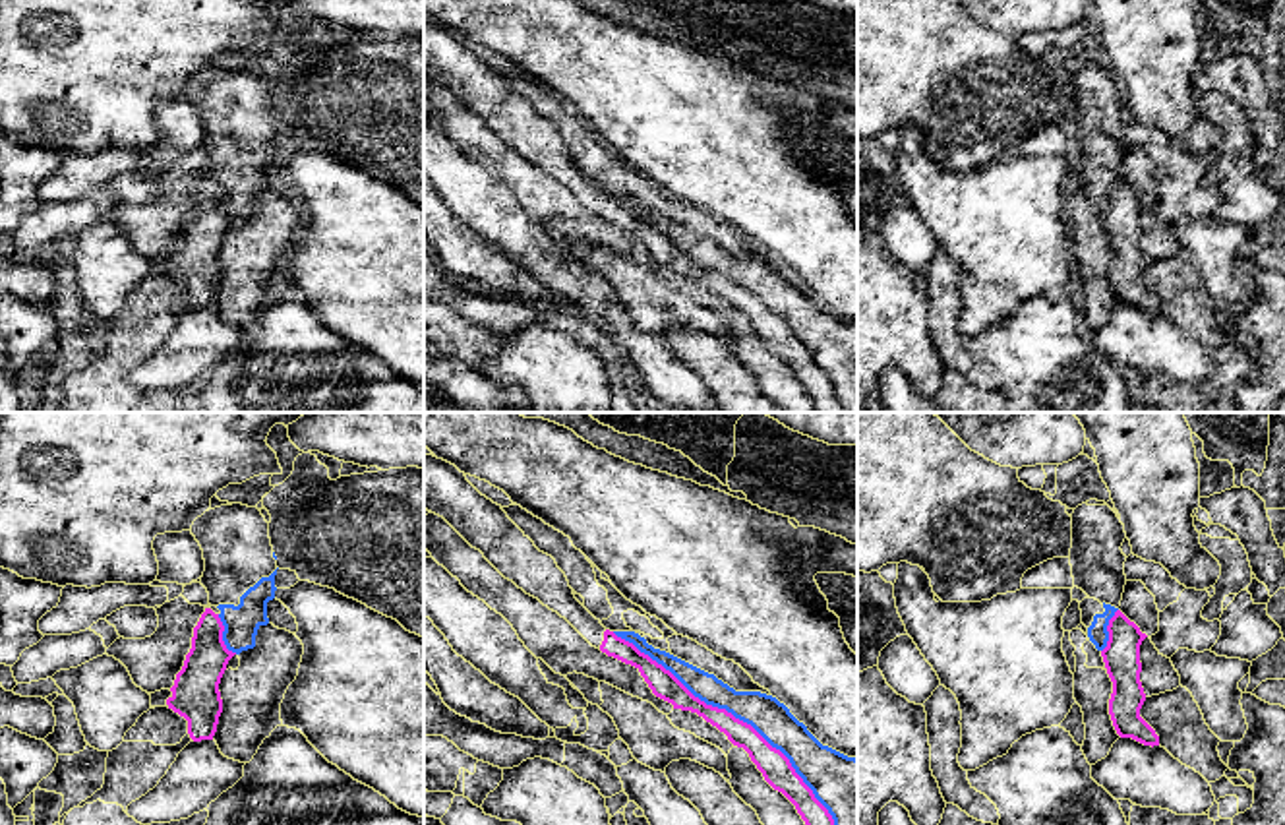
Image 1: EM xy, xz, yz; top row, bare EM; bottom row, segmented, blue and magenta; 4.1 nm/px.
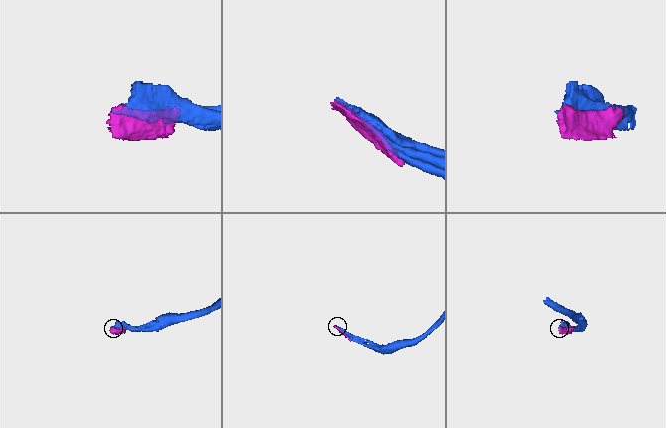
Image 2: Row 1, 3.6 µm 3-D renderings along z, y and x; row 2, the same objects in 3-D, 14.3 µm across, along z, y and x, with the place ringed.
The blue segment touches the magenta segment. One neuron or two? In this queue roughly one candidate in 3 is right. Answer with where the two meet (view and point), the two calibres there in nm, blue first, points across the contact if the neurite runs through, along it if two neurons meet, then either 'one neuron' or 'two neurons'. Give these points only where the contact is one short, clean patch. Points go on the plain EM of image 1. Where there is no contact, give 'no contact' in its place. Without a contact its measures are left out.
xz (744, 287) | 160/130 nm | two neurons

